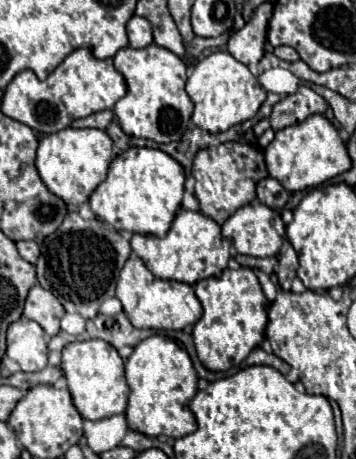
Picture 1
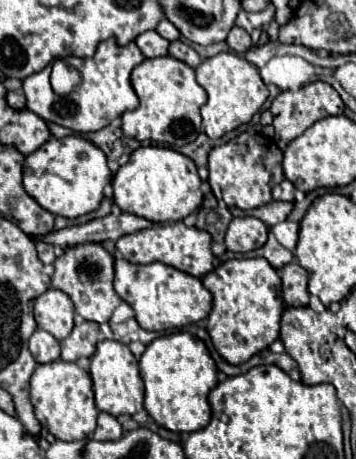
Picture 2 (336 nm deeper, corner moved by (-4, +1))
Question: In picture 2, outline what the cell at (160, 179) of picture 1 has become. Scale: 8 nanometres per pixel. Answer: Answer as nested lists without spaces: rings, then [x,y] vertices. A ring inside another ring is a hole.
[[[138,147],[126,165],[114,177],[114,203],[138,217],[144,217],[154,223],[174,223],[182,221],[190,213],[198,211],[202,205],[200,177],[194,161],[168,147]]]

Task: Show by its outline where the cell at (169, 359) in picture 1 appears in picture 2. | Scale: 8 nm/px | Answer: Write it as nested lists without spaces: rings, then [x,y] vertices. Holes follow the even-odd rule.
[[[186,331],[154,339],[140,357],[140,375],[146,387],[144,409],[160,427],[176,433],[192,433],[210,423],[208,393],[218,383],[218,369],[202,339]]]

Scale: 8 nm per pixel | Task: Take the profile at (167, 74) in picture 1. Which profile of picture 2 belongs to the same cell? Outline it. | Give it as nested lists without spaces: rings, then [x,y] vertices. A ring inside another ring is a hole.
[[[166,55],[146,59],[132,71],[132,87],[140,99],[138,109],[122,115],[122,131],[136,141],[156,141],[168,145],[188,145],[202,131],[200,107],[206,103],[206,91],[198,85],[194,69]]]

